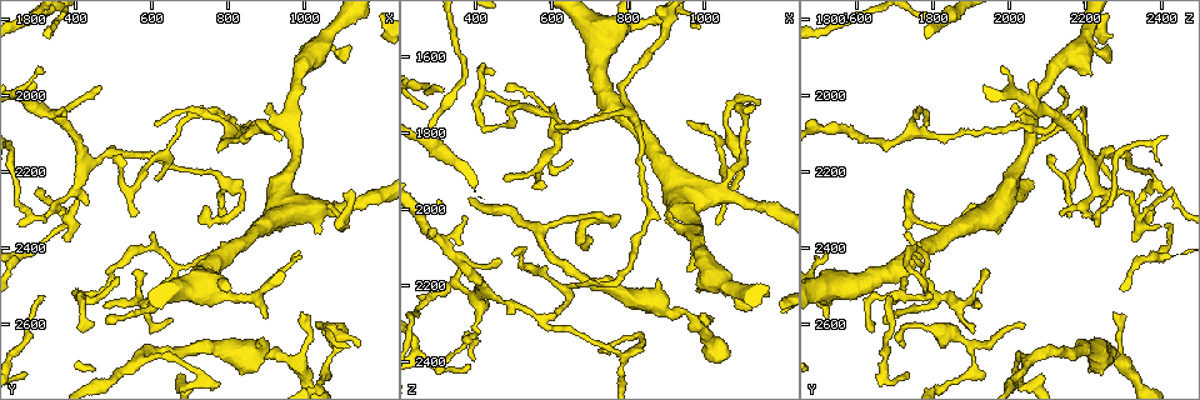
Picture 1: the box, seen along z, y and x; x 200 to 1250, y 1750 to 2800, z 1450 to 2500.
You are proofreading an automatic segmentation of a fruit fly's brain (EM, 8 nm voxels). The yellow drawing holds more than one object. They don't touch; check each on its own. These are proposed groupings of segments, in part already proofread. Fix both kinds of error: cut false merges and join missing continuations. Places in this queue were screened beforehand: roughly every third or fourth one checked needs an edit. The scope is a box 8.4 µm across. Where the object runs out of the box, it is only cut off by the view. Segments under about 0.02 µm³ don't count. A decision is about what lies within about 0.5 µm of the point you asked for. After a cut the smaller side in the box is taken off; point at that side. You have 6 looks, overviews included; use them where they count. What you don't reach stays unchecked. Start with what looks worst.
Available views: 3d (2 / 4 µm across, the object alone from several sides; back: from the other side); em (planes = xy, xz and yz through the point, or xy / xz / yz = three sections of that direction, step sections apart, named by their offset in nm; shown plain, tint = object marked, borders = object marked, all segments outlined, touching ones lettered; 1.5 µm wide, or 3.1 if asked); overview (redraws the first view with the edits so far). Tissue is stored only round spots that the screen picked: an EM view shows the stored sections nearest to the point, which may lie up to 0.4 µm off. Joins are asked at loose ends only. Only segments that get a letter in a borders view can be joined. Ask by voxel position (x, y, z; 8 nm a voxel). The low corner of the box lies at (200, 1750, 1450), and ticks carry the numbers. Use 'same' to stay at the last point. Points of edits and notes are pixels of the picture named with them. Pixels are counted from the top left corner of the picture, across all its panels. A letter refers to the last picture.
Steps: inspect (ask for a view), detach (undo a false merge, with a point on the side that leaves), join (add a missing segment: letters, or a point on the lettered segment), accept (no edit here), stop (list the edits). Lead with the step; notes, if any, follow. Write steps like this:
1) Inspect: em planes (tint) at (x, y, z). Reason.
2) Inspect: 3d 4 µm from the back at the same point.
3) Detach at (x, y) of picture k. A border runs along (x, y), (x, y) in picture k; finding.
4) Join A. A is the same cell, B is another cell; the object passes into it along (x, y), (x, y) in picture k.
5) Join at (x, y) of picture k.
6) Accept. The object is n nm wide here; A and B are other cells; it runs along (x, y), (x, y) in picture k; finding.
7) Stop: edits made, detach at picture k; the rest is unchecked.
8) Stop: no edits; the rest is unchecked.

Inspect: em planes (borders) at (985, 2415, 1525). Free end.

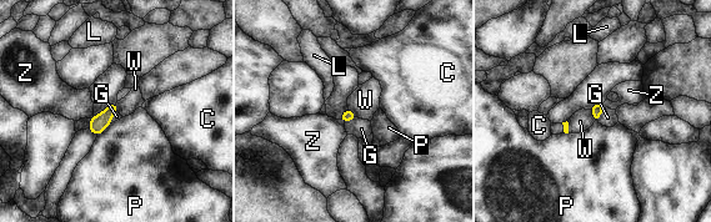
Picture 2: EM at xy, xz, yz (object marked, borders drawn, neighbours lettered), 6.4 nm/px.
Accept. C, G, L, P, W and Z are other cells; a border runs along (606, 107), (597, 121) in picture 2; none of them fits.

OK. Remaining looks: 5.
Inspect: 3d 4 µm at (510, 2155, 2100). Tapers out.

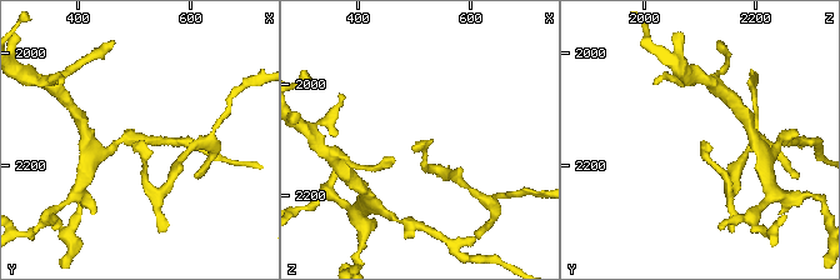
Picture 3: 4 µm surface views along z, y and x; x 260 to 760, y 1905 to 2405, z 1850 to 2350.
Inspect: em xz step 8 (borders) at (510, 2155, 2110).

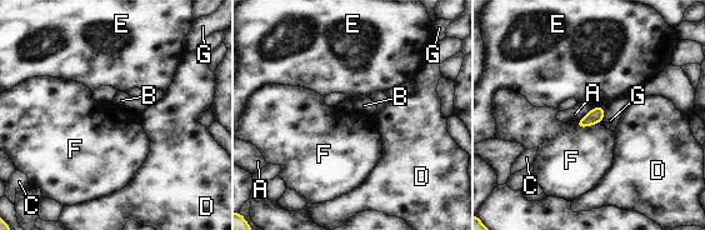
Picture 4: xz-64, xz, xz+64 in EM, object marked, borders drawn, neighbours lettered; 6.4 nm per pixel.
Accept. A, B, C, D, E, F and G are other cells; no lettered segment goes on from it.

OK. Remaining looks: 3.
Inspect: 3d 4 µm from the back at (1035, 2605, 2045).

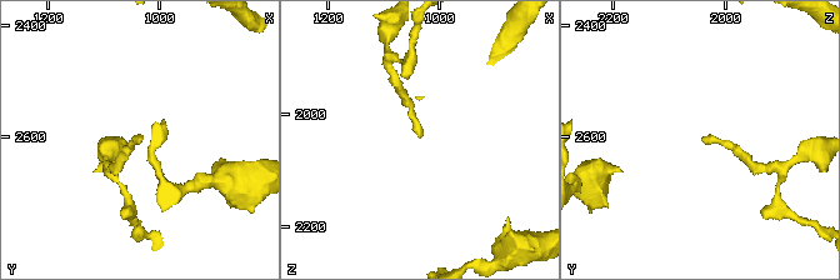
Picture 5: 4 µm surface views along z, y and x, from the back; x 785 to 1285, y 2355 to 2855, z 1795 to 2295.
Inspect: em xz step 8 (borders) at (1025, 2605, 2040).

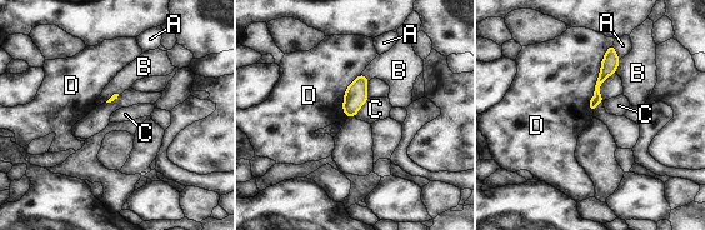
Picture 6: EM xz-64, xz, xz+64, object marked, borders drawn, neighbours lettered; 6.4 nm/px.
Accept. A, B, C and D are other cells; it runs along (611, 50), (593, 106) in picture 6; no lettered segment goes on from it.

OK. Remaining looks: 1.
Stop: no edits; the rest is unchecked.

